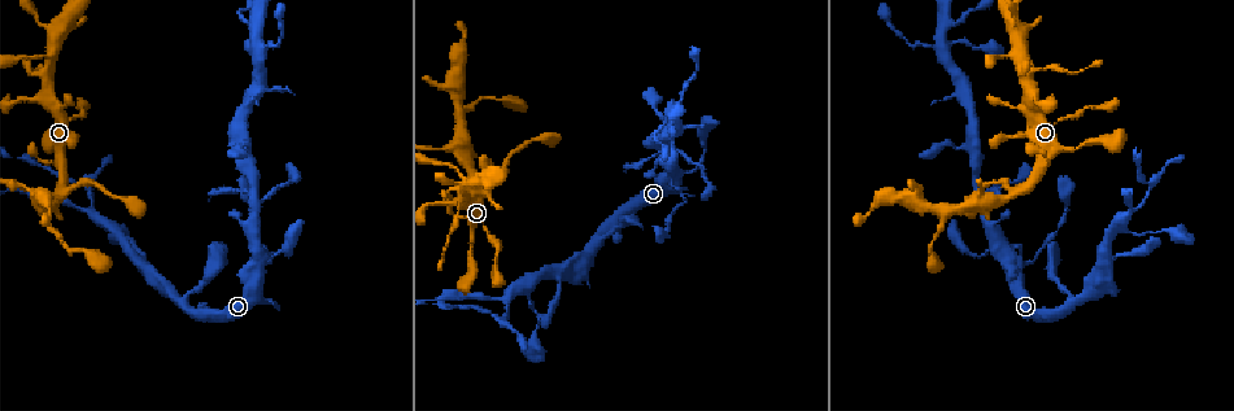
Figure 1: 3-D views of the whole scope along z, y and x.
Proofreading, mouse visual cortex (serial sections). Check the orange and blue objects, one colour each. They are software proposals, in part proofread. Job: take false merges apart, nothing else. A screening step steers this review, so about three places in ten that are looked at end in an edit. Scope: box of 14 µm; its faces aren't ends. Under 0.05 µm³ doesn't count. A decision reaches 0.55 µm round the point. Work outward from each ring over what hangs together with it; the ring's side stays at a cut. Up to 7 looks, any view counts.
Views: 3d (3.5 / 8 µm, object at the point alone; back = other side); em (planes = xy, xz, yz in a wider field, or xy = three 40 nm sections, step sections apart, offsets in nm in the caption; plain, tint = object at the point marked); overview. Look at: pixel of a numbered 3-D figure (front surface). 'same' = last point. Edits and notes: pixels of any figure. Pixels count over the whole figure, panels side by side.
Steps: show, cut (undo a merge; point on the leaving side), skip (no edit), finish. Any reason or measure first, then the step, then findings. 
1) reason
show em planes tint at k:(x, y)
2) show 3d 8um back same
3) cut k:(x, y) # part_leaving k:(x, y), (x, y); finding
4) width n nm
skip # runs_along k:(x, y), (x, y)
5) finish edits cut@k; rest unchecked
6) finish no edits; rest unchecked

thick turns thin
show 3d 3.5um at 1:(83, 106)

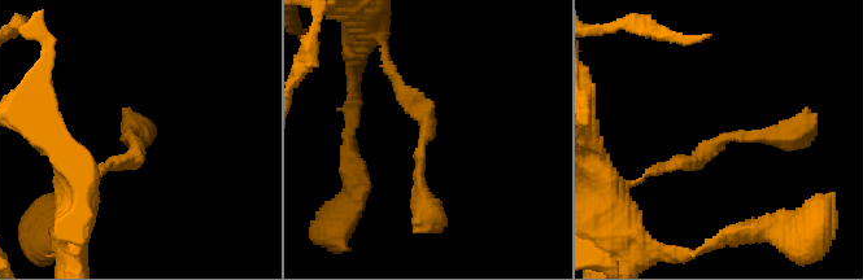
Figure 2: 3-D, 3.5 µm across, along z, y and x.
arm_widths 200, 250 nm; now the EM
show em xy step 5 tint at 2:(425, 147)

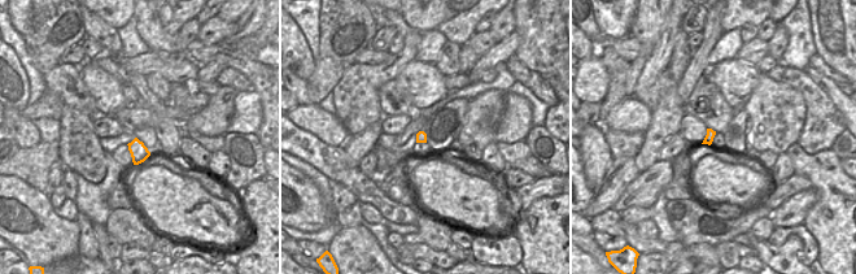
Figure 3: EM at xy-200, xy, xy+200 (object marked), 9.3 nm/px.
width 100 nm
skip # runs_along 2:(667, 169), (727, 136), (787, 136), (810, 117); all the same cell

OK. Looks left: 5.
arms part here
show 3d 3.5um at 1:(255, 206)

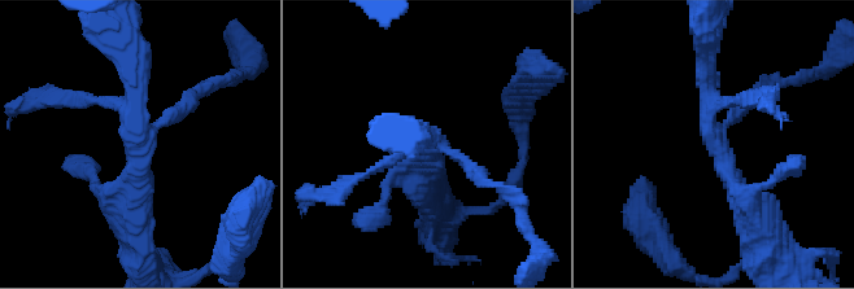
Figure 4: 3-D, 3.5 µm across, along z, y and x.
show em xy step 2 tint at 4:(719, 146)

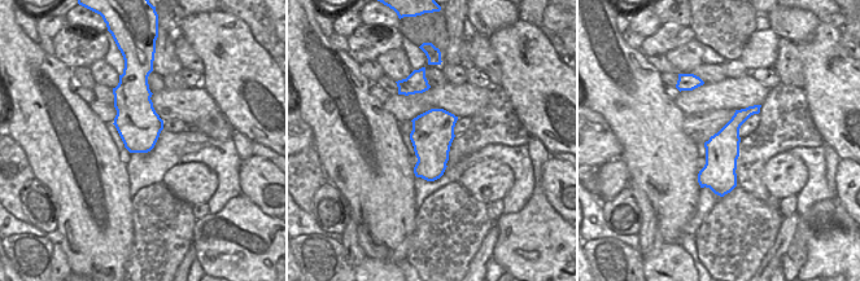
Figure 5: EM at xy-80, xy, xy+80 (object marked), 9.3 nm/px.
skip # runs_along 4:(758, 220), (707, 125), (707, 57); all the same cell

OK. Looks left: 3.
sudden change in width
show 3d 3.5um at 1:(44, 69)

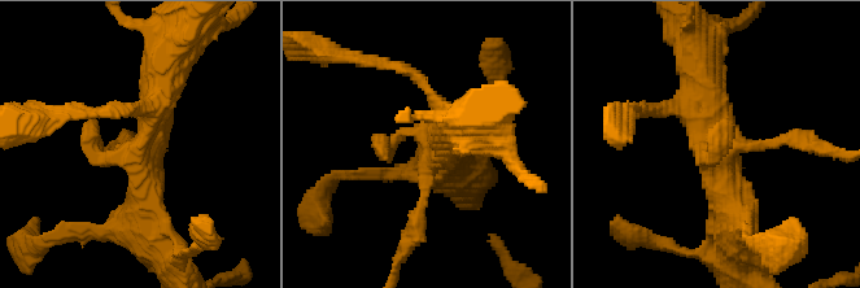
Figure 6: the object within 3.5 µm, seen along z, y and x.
show em xy step 1 tint at 6:(142, 149)

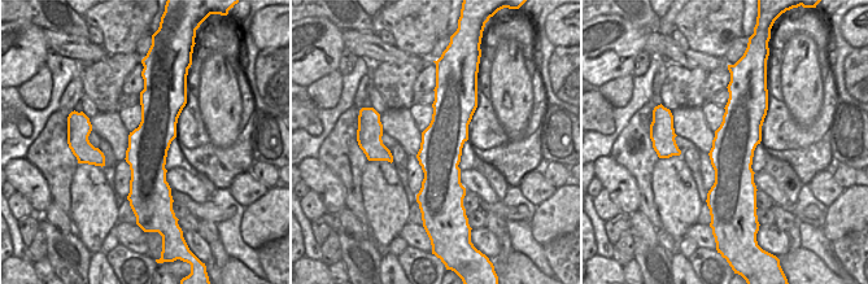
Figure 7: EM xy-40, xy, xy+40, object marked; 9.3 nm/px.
skip # runs_along 6:(737, 236), (698, 69); one cell here

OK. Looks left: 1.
finish no edits; rest unchecked

